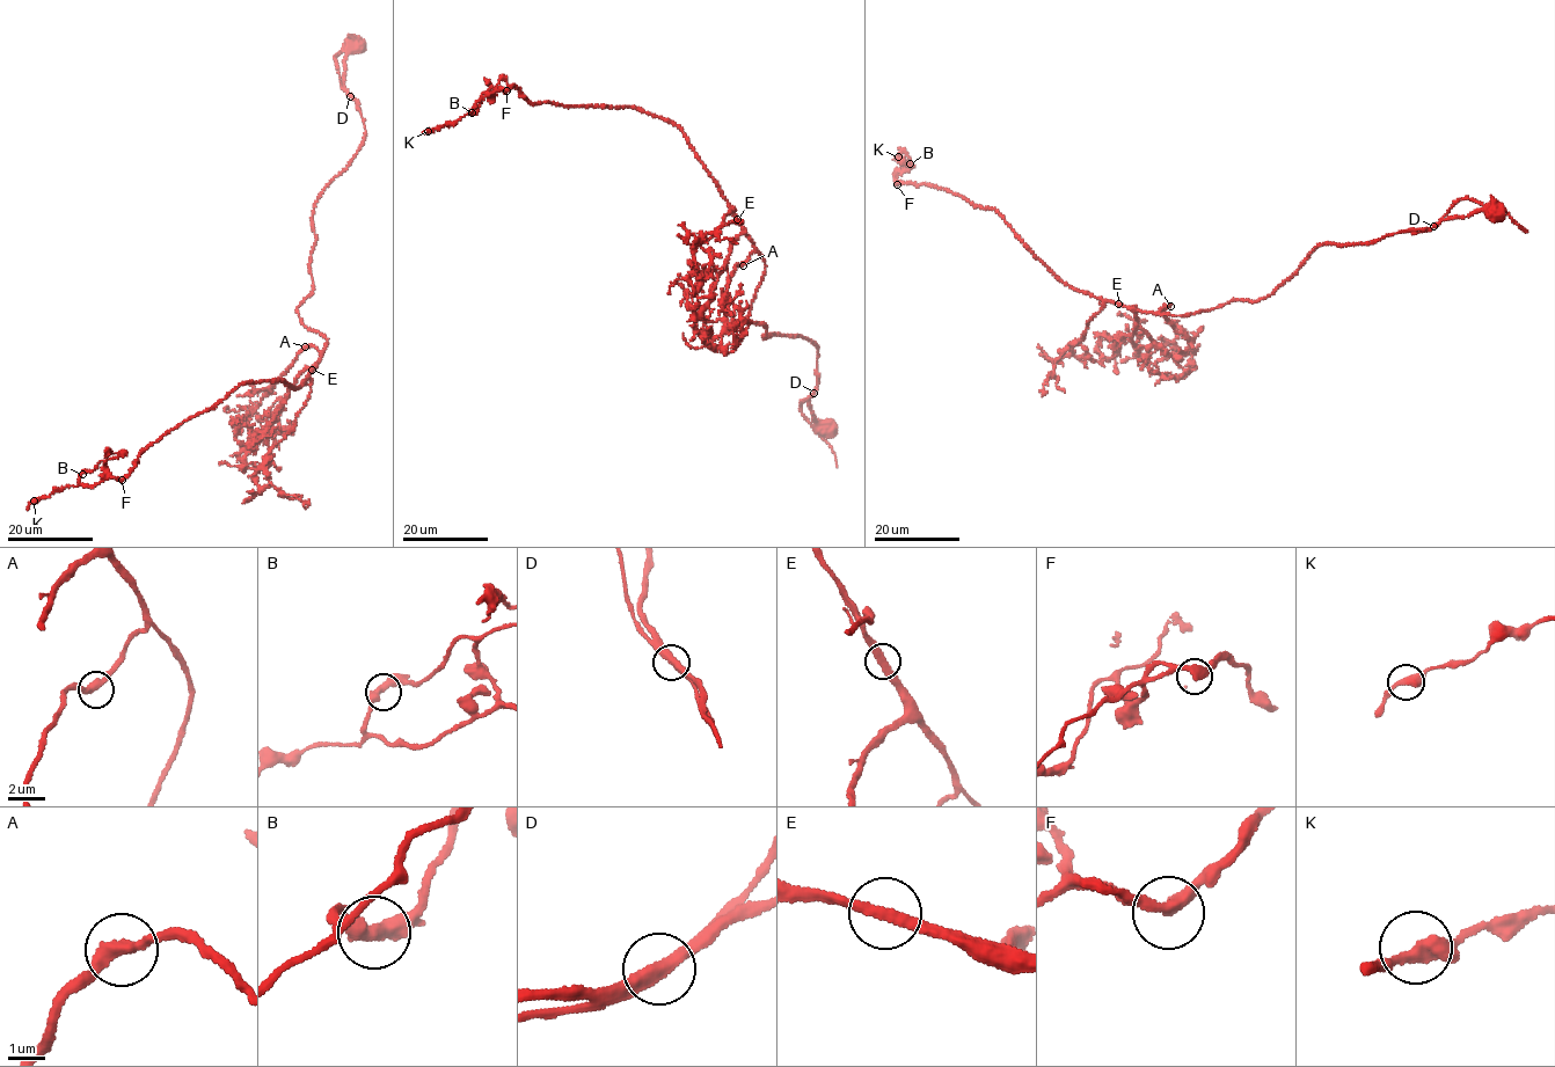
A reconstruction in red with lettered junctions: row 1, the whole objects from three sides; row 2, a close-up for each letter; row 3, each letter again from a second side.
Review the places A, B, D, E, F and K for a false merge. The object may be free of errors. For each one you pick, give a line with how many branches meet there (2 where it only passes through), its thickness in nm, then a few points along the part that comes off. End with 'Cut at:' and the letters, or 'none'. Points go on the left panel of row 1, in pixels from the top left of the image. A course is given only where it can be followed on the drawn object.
D: 2 | 380 nm | (350, 96), (341, 86), (334, 56), (349, 41), (355, 45), (353, 48)
Cut at: D

